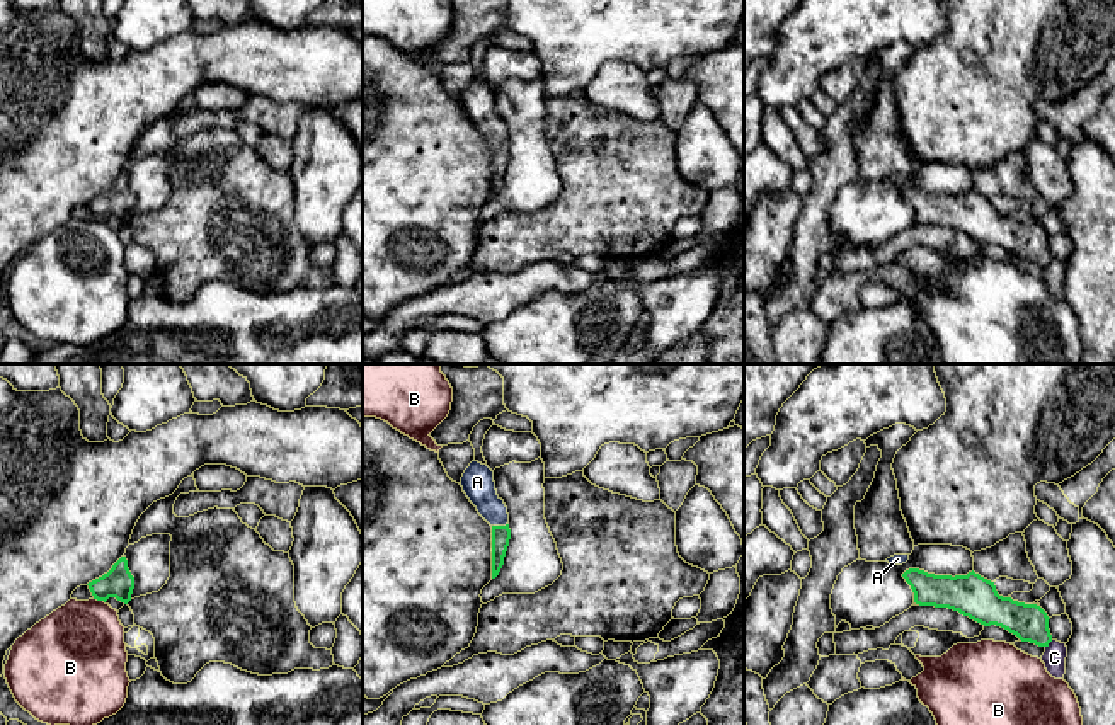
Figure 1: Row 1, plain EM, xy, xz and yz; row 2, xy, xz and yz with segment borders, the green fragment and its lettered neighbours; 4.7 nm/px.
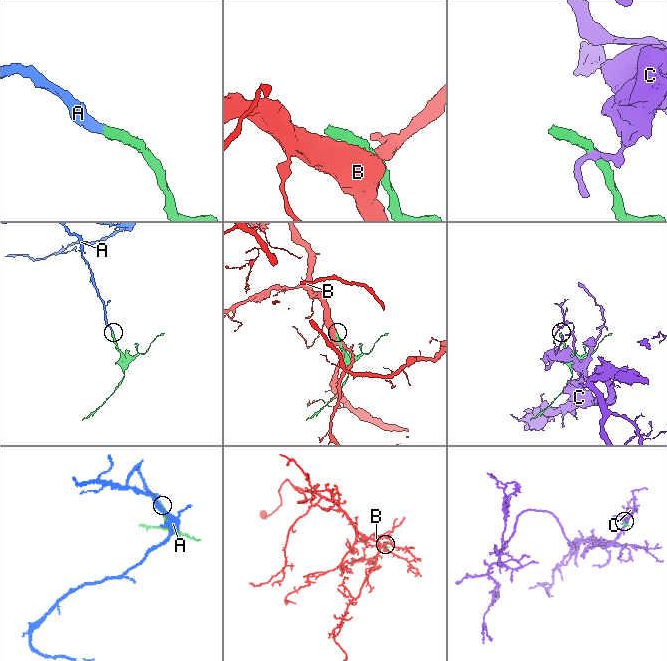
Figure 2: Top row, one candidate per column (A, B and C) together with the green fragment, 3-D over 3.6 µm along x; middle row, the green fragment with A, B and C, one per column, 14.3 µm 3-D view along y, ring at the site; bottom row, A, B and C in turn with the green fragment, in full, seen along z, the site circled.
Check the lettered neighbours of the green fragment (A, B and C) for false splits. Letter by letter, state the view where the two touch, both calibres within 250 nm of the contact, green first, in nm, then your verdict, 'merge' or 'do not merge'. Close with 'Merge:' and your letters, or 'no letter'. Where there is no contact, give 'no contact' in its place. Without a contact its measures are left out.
A: meets green in xz; 90 nm thick on the green side, 150 nm on the other; merge
B: meets green in xy; 150 nm thick on the green side, 420 nm on the other; do not merge
C: meets green in yz; 180 nm thick on the green side, 110 nm on the other; do not merge
Merge: A

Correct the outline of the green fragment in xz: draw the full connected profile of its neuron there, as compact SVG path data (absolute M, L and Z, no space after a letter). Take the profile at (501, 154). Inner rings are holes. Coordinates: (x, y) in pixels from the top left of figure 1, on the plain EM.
M473 78L461 95L461 106L478 133L492 145L492 197L495 197L511 158L507 126L497 114L494 90L487 83Z

